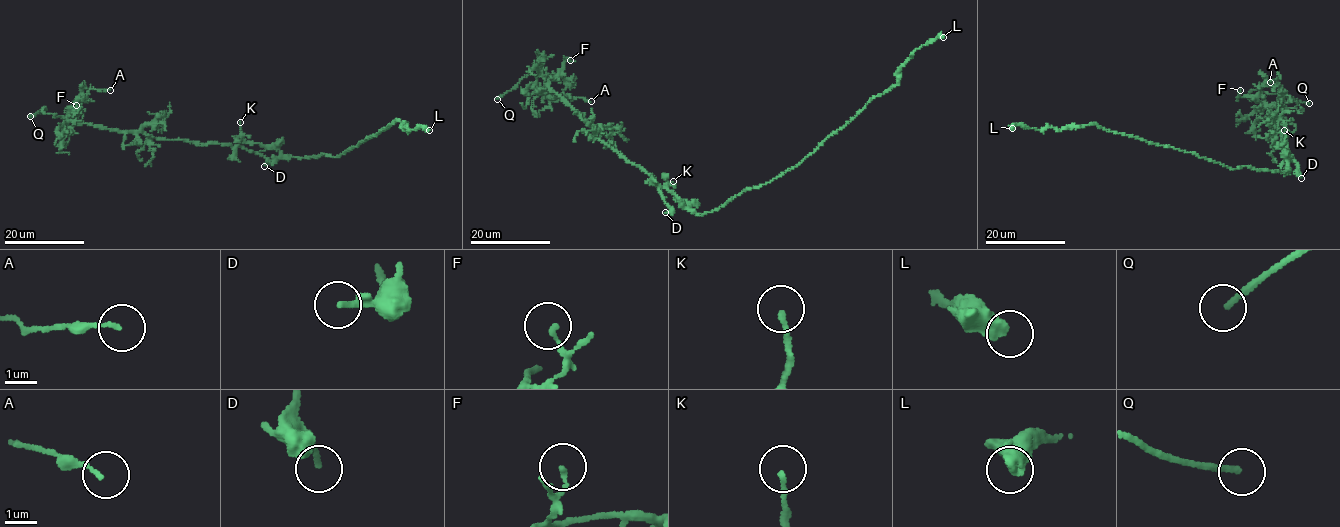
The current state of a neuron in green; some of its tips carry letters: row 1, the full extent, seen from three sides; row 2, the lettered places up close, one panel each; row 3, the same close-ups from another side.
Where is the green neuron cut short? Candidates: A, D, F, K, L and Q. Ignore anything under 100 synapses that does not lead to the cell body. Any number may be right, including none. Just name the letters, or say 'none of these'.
Q

